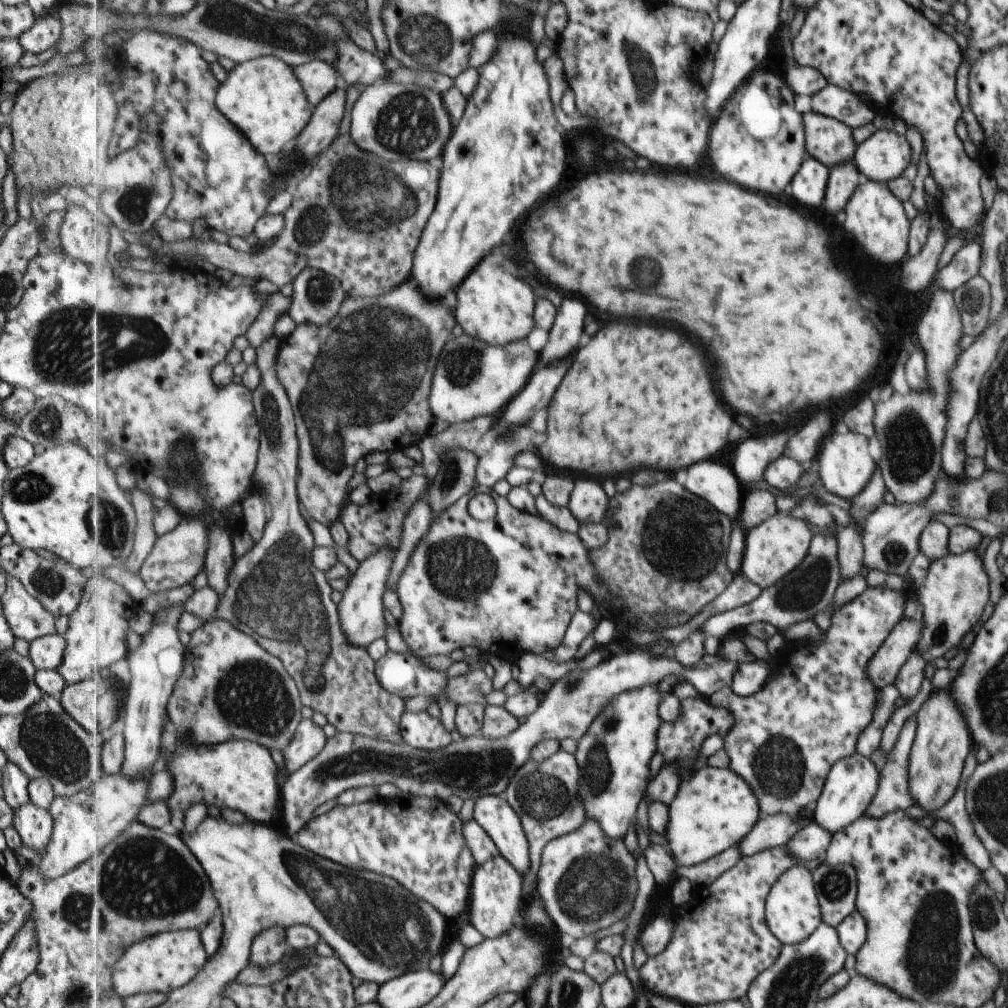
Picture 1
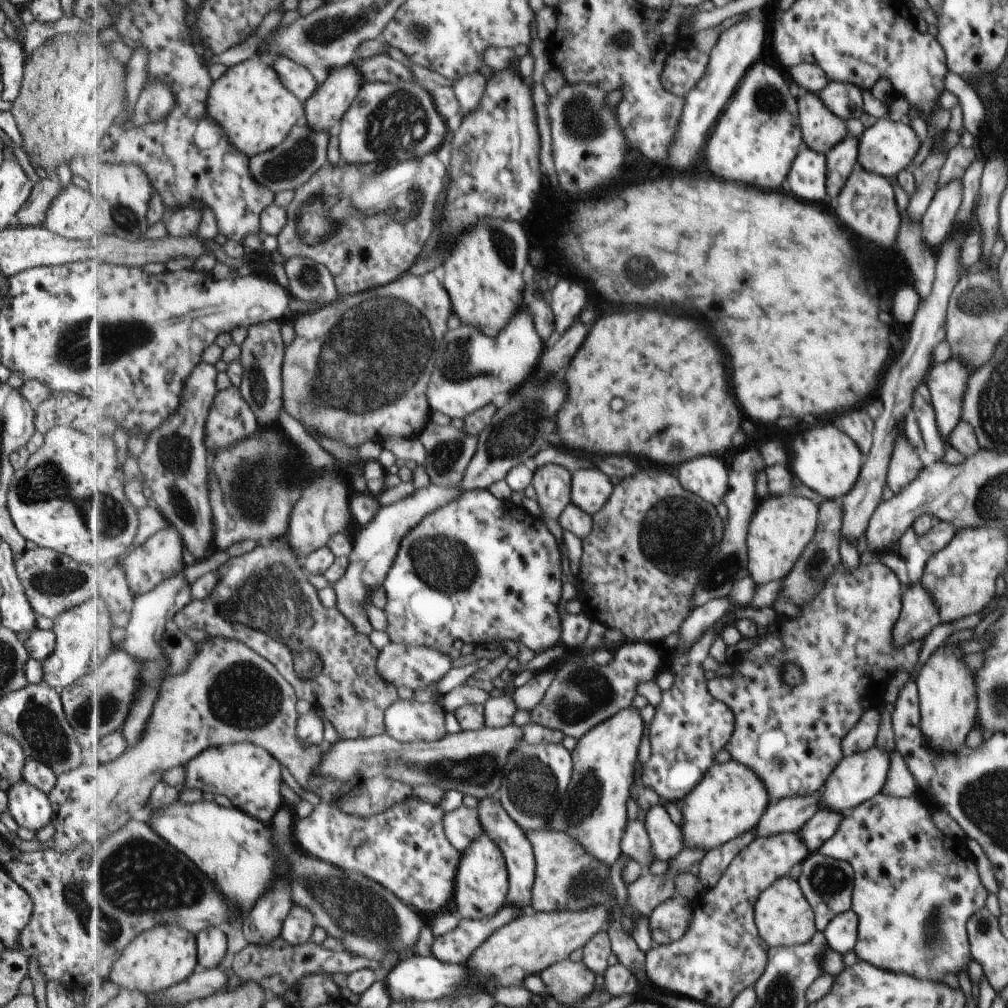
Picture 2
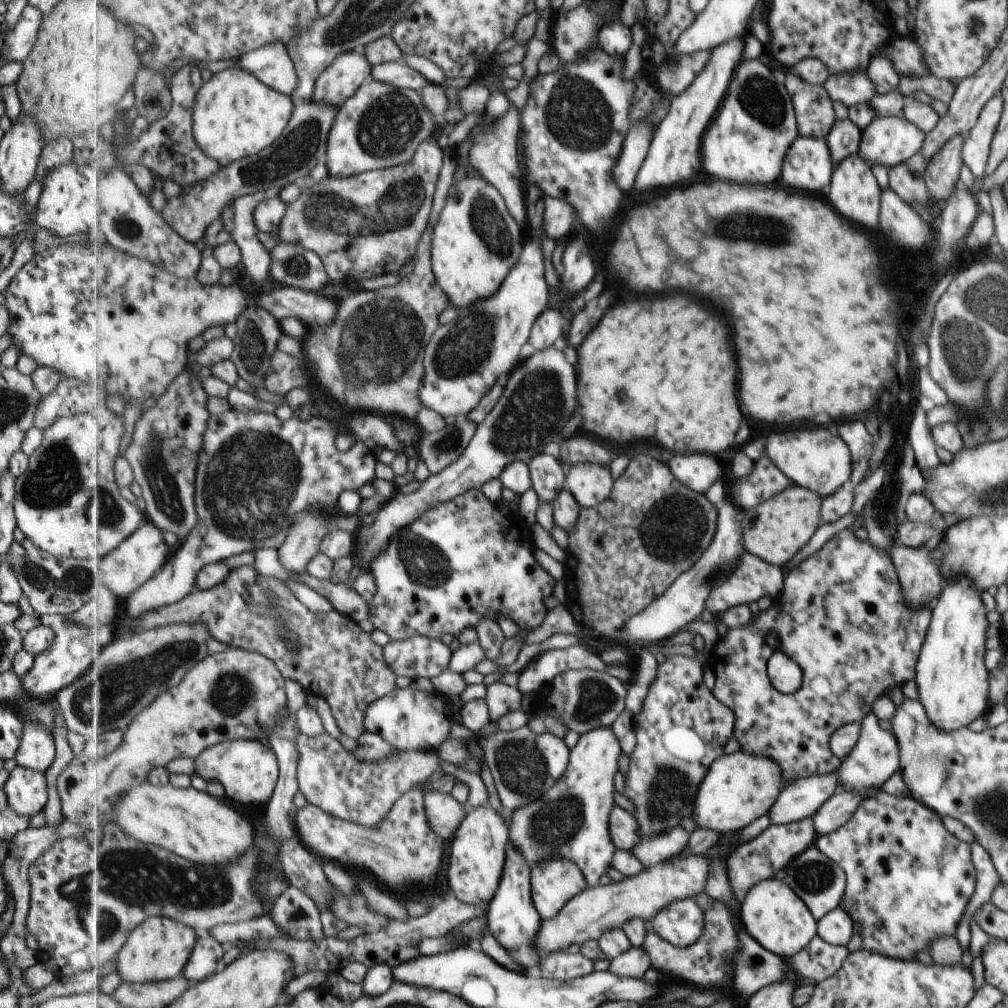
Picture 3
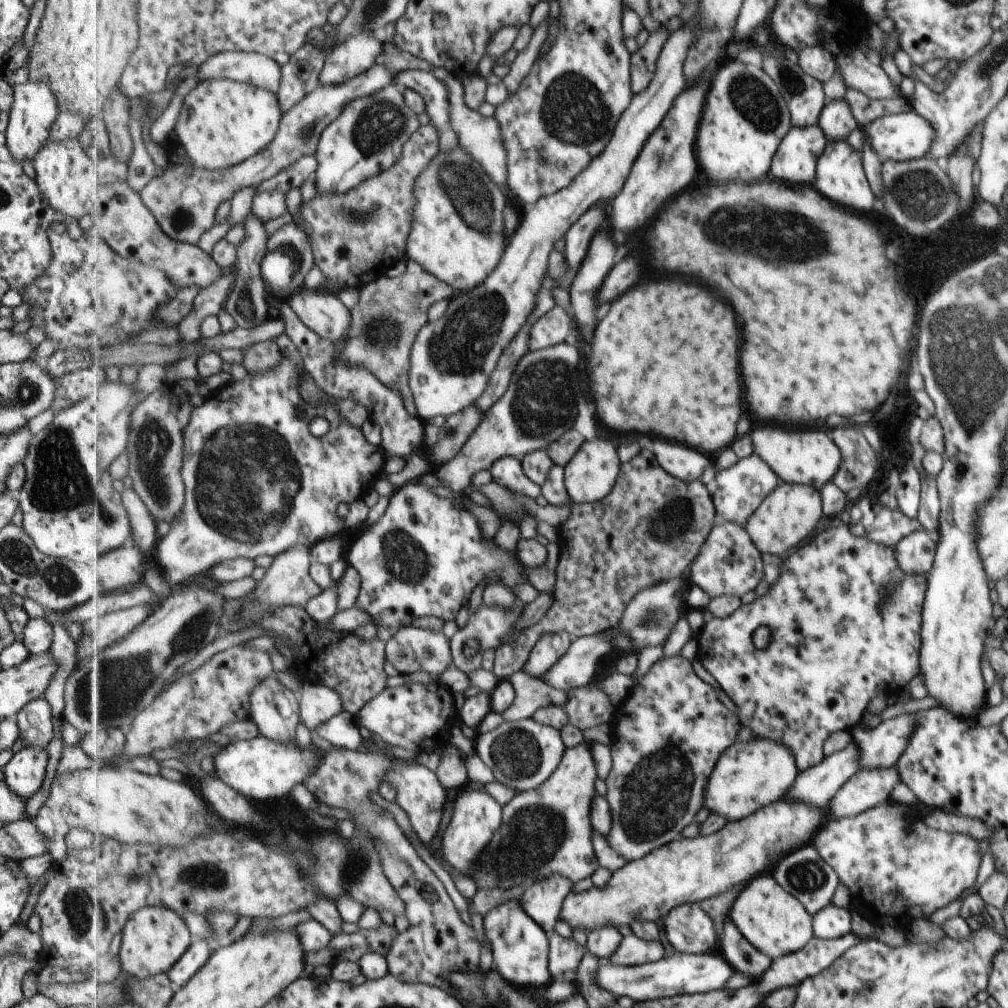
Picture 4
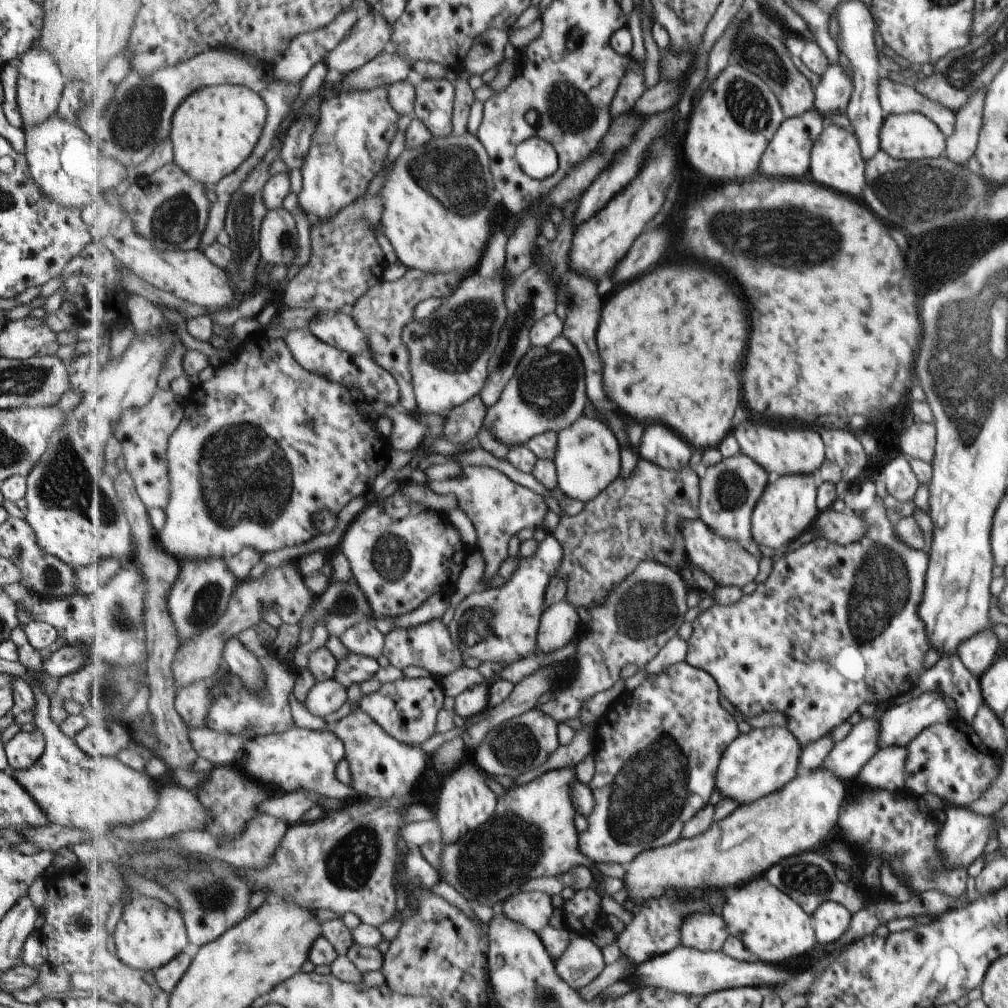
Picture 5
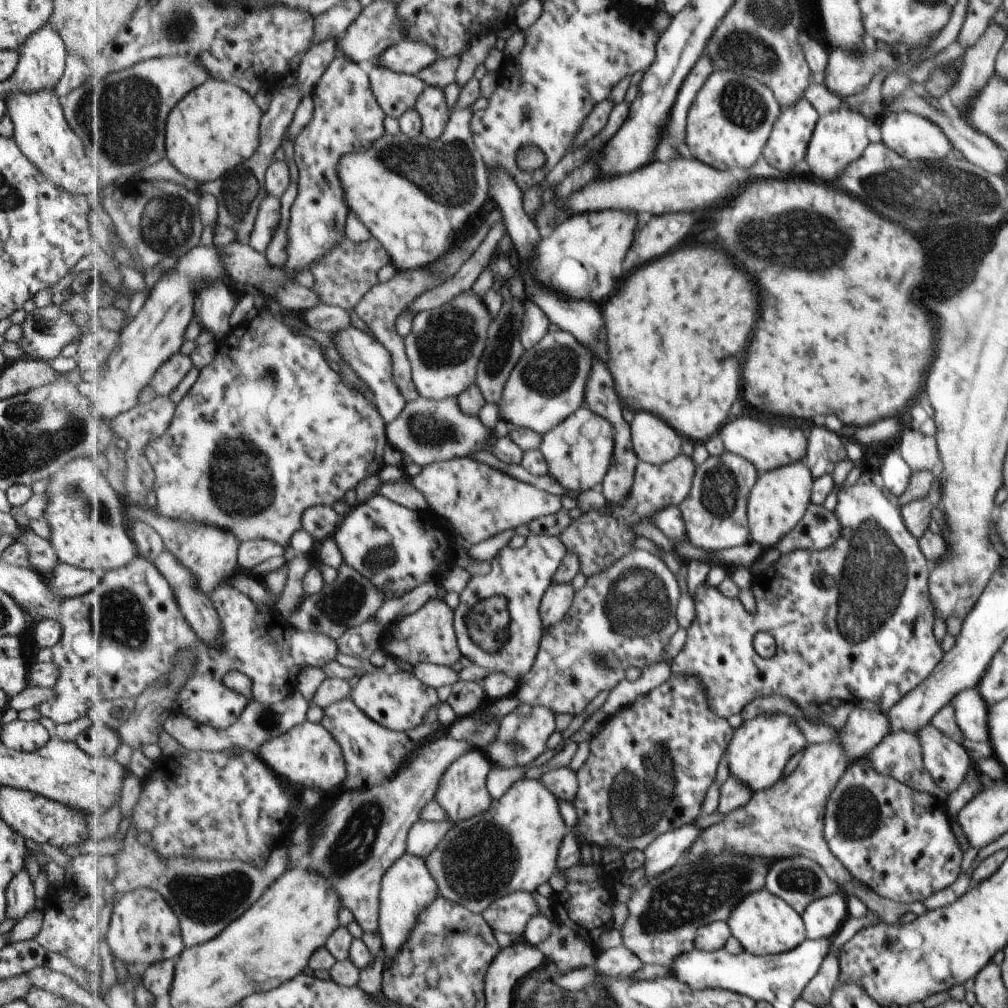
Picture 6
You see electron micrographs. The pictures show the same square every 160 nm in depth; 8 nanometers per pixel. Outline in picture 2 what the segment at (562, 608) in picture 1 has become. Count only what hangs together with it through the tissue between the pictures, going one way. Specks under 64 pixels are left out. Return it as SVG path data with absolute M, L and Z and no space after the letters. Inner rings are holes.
M489 489L468 490L461 493L454 501L430 512L407 536L403 539L402 548L399 549L398 557L391 567L390 573L384 582L388 594L386 613L388 627L386 632L393 643L404 644L410 647L431 647L449 654L453 644L462 640L479 646L485 646L489 642L503 642L503 640L521 641L526 647L536 654L549 650L553 646L563 643L562 634L564 628L561 625L561 598L563 598L563 556L559 550L559 542L555 541L555 534L547 526L543 518L536 518L524 506L518 506L512 500L500 501Z

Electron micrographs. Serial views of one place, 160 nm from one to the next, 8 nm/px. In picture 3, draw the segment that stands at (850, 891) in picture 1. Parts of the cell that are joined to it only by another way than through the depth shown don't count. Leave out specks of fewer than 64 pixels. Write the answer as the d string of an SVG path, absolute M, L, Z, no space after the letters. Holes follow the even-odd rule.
M809 845L798 854L785 868L785 878L782 880L802 901L818 921L824 914L837 908L846 885L844 872L832 860L829 860L815 845Z

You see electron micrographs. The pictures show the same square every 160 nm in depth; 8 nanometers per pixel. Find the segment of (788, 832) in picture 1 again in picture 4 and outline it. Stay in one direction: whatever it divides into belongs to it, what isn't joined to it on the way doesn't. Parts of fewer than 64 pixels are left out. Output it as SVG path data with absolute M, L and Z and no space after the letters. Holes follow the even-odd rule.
M849 740L845 748L825 756L819 765L799 771L797 780L782 798L813 808L827 808L837 790L858 770L859 750L855 740Z

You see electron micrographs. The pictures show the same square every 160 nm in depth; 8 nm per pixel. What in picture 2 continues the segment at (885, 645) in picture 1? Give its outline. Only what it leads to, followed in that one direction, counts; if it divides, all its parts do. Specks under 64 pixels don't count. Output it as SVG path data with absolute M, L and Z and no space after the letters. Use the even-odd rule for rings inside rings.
M919 582L903 588L901 599L901 615L893 628L893 642L899 647L923 640L940 622L936 604Z

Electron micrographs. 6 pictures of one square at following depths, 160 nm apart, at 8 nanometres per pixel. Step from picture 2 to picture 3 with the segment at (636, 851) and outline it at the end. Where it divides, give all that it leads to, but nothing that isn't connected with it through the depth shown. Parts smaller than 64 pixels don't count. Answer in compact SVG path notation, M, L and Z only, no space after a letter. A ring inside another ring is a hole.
M618 805L610 816L610 831L618 849L631 851L639 844L640 824L637 817Z

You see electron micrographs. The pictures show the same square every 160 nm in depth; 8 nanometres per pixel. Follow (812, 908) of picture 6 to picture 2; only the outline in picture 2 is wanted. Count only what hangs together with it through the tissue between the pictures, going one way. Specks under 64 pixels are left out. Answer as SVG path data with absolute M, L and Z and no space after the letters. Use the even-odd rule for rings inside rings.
M849 908L834 916L822 930L829 949L840 955L851 952L856 941L855 913Z

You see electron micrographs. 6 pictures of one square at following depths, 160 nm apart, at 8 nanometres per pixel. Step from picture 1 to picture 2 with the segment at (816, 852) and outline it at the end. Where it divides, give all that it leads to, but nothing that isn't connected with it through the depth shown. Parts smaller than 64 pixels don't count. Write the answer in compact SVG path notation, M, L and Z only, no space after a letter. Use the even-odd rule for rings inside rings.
M819 808L800 828L799 834L809 853L815 852L838 830L843 816L834 811Z

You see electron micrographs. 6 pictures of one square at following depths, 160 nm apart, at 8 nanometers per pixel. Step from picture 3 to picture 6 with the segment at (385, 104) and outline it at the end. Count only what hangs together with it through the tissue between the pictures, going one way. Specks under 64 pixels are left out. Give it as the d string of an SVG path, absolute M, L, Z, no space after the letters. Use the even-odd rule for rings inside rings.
M343 52L331 62L314 91L315 114L311 124L293 140L294 160L300 175L298 195L290 208L287 224L285 274L295 278L297 271L317 266L345 238L350 206L339 180L339 162L347 154L369 151L373 142L385 135L385 110L371 90L365 65L349 60Z

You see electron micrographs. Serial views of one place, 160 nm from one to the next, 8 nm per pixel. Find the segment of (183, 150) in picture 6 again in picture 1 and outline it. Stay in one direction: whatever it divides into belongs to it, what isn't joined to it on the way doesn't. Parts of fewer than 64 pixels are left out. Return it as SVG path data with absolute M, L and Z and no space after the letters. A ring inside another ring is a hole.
M273 55L236 64L227 80L221 83L216 103L268 162L293 145L309 124L315 109L294 67Z

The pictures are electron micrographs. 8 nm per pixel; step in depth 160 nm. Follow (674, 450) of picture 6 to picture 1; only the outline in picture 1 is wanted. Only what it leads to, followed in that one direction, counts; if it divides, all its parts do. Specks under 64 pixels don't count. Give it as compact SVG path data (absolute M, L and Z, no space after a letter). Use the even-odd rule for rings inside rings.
M712 459L701 461L699 464L695 464L695 466L687 469L685 486L693 494L699 495L711 502L716 510L729 516L729 519L735 520L742 514L747 492L745 486L737 478L732 465L717 464Z

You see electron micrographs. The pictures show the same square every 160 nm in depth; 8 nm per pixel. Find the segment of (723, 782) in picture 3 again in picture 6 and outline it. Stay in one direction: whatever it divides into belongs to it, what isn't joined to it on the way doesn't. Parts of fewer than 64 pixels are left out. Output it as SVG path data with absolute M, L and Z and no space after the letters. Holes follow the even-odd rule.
M758 714L752 720L745 720L743 726L735 729L735 735L728 747L728 768L730 774L747 782L751 790L770 789L781 780L781 772L791 756L806 749L807 742L793 717L786 714Z

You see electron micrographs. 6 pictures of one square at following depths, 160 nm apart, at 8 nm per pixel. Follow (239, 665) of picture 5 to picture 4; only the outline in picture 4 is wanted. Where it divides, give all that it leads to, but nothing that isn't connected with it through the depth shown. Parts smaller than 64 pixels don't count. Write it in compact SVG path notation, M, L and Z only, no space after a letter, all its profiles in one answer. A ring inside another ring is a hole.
M274 676L259 682L251 694L252 719L262 736L274 742L291 742L299 726L300 700Z

